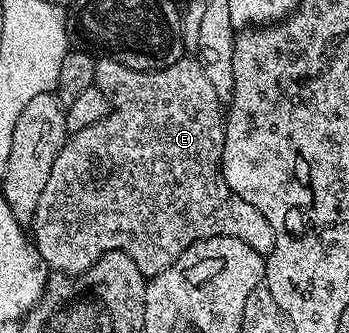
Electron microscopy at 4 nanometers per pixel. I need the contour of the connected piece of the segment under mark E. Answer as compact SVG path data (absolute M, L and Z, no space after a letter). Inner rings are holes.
M100 56L96 58L96 82L101 92L108 97L110 107L108 114L99 122L75 131L65 141L64 147L58 152L58 160L54 160L54 168L50 168L50 180L46 180L46 188L42 188L42 196L38 196L38 208L32 215L30 223L30 234L34 239L34 245L49 271L75 276L89 270L106 252L121 250L123 254L129 254L132 257L134 264L138 264L145 279L150 279L158 272L170 268L170 264L174 264L174 260L178 260L178 256L182 256L182 252L186 252L186 248L190 248L198 240L214 236L237 238L250 244L250 248L254 248L254 252L268 255L274 248L274 236L276 235L274 228L270 228L270 220L266 220L266 216L262 216L262 212L258 212L258 208L254 204L246 204L246 200L242 200L242 196L234 193L226 184L224 174L220 170L220 157L224 151L226 110L218 100L218 92L214 92L210 79L203 74L195 57L182 57L174 64L161 70L135 70L126 68L126 64L113 58Z

